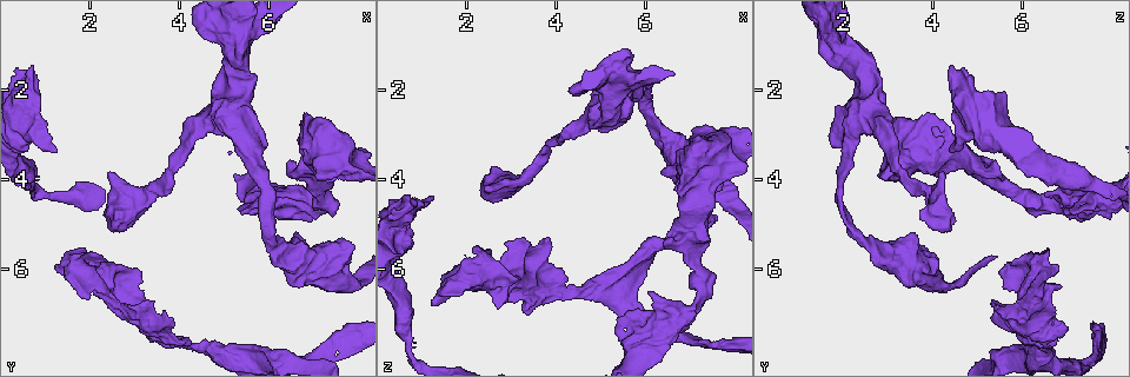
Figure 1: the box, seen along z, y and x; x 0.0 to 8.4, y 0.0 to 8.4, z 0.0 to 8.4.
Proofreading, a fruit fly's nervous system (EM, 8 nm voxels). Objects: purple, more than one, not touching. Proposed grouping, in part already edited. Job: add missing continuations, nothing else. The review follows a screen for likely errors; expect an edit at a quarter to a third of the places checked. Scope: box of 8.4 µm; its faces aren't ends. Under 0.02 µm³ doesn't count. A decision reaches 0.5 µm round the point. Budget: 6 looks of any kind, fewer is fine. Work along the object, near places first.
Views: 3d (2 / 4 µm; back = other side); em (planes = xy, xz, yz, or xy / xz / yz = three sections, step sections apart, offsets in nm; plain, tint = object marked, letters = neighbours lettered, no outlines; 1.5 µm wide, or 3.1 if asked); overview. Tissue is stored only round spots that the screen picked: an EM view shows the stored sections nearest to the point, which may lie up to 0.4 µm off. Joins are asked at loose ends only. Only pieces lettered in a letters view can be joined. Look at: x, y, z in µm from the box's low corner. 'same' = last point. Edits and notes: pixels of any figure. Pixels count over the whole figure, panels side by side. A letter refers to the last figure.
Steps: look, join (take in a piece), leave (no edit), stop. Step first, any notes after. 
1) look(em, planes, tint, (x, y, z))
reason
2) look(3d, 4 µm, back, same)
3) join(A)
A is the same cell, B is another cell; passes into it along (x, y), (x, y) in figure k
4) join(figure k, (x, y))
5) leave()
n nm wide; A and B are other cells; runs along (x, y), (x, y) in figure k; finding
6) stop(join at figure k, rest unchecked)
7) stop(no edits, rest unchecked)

look(3d, 2 µm, back, (4.10, 7.55, 6.00))
stops while still wide

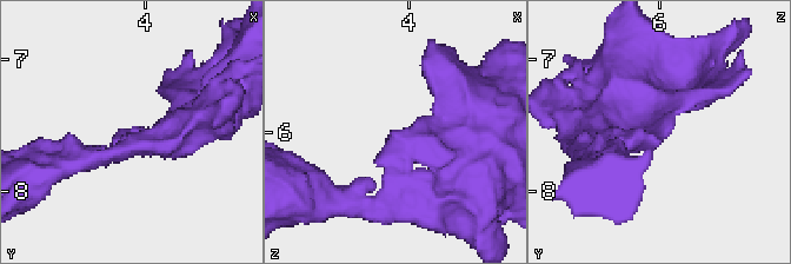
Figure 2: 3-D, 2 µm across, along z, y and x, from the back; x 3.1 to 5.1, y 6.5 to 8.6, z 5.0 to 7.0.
look(em, yz, step 4, tint, (4.04, 7.62, 5.98))

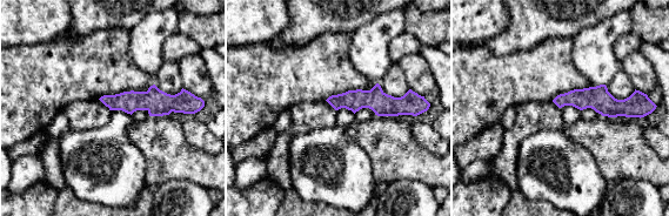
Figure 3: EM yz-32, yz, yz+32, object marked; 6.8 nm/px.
look(em, planes, letters, same)
another direction

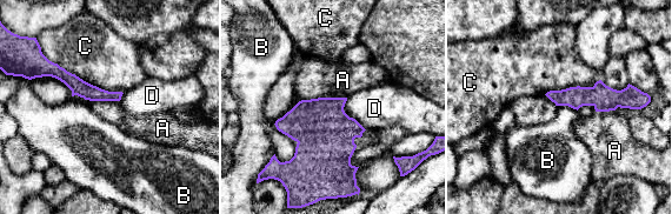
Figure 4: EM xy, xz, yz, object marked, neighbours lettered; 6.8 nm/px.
leave()
A, B, C and D are other cells; border along (97, 100), (119, 101) in figure 4; none of them fits

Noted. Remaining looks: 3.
look(3d, 2 µm, (1.25, 5.95, 6.85))
an open end

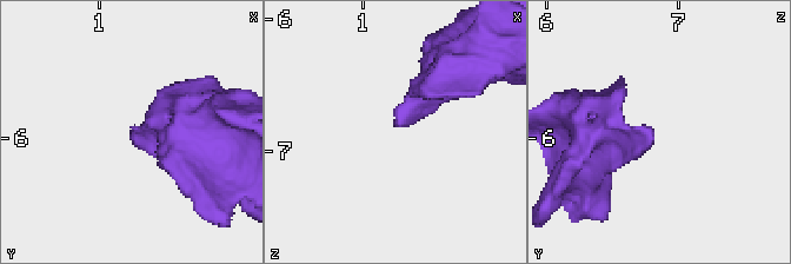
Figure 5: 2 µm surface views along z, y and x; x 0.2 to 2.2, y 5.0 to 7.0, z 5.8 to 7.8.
look(em, planes, letters, (1.20, 5.96, 6.80))
now the EM

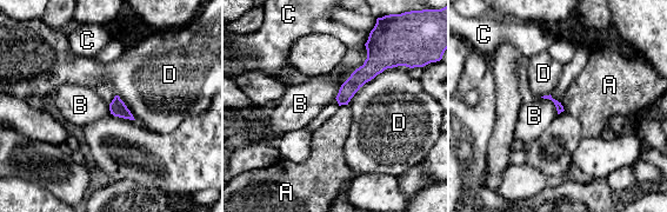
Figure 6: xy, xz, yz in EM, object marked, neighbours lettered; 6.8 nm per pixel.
leave()
A, B, C and D are other cells; border along (365, 45), (365, 61), (334, 98) in figure 6; none of them fits

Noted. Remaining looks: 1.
stop(no edits, rest unchecked)

